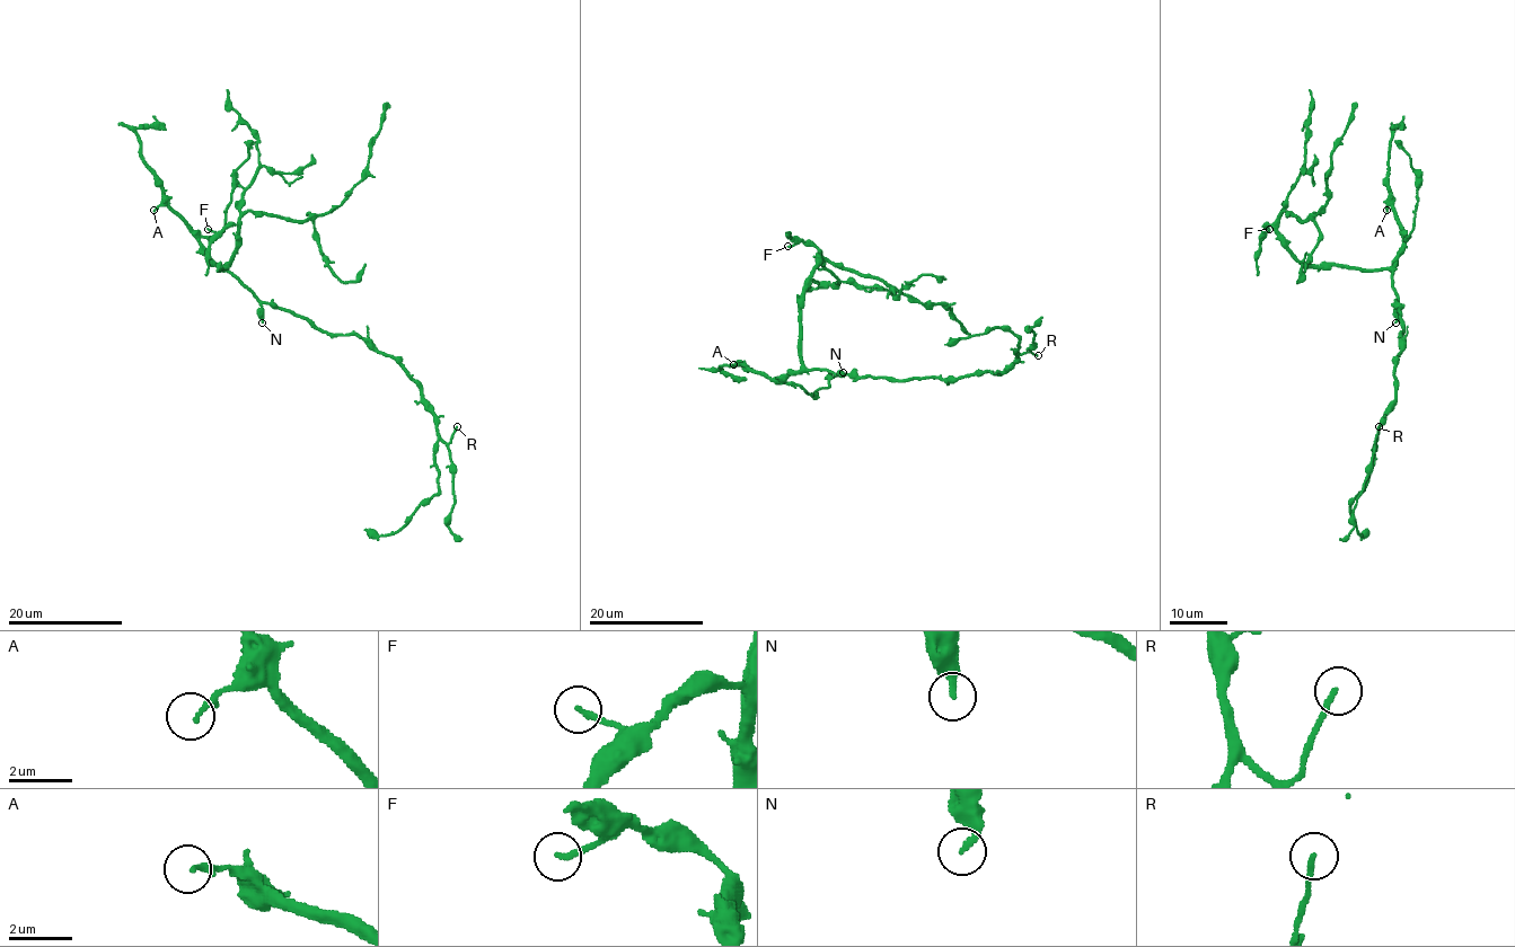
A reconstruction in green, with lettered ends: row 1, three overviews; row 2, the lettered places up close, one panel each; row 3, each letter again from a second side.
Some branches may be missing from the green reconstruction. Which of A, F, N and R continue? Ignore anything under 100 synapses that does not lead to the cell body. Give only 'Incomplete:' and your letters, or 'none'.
Incomplete: none

